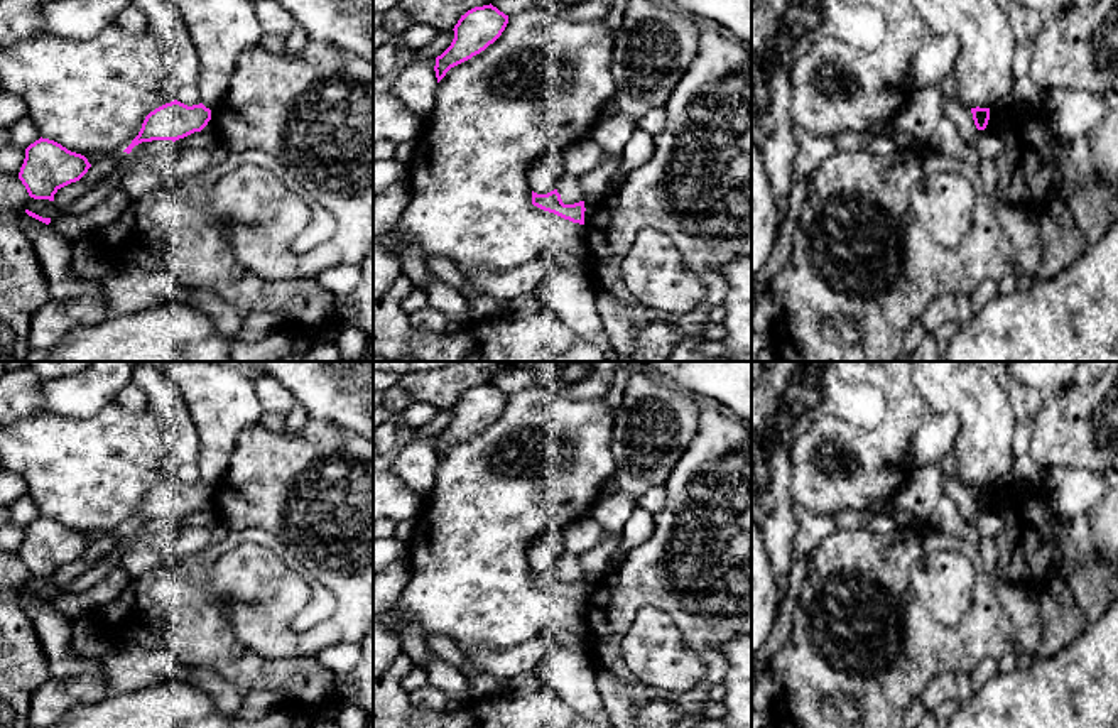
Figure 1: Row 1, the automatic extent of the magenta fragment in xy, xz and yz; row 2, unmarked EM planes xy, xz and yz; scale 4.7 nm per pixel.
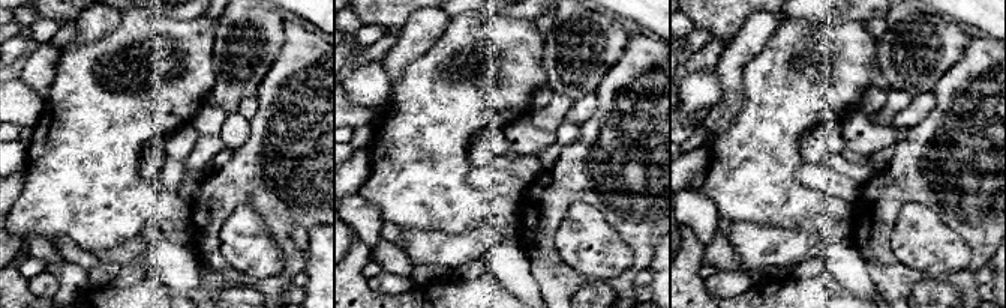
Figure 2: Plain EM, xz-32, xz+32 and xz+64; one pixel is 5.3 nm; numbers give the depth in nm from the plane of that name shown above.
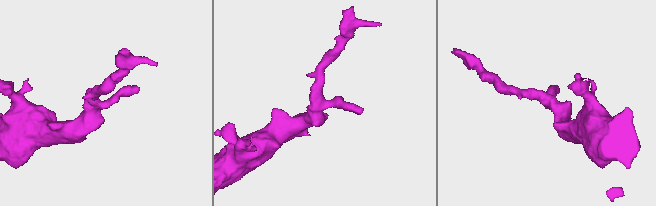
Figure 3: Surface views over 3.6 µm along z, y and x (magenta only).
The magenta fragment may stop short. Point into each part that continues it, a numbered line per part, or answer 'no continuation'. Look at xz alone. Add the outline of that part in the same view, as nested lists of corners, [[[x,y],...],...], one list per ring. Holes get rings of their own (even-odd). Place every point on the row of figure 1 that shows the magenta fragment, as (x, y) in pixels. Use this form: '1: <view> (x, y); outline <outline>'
no continuation

